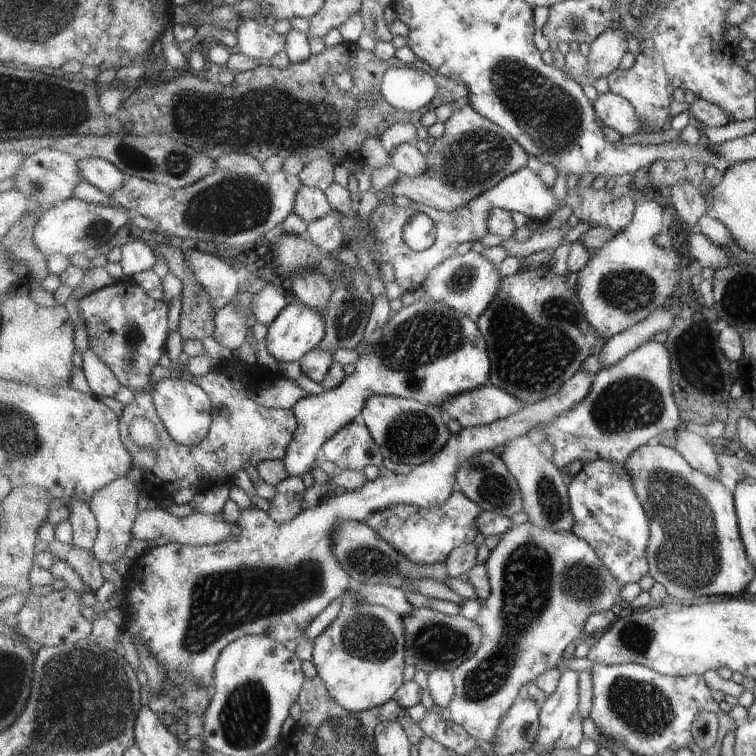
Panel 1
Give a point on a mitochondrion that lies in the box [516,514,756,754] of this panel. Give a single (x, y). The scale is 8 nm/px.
(644, 708)

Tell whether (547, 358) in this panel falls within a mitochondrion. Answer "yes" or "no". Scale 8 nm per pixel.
yes

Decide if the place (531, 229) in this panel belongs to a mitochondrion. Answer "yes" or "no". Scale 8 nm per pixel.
no

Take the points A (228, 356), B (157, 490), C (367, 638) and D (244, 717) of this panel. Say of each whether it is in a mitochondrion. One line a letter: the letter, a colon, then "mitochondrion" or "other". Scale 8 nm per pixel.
A: other
B: other
C: mitochondrion
D: mitochondrion

